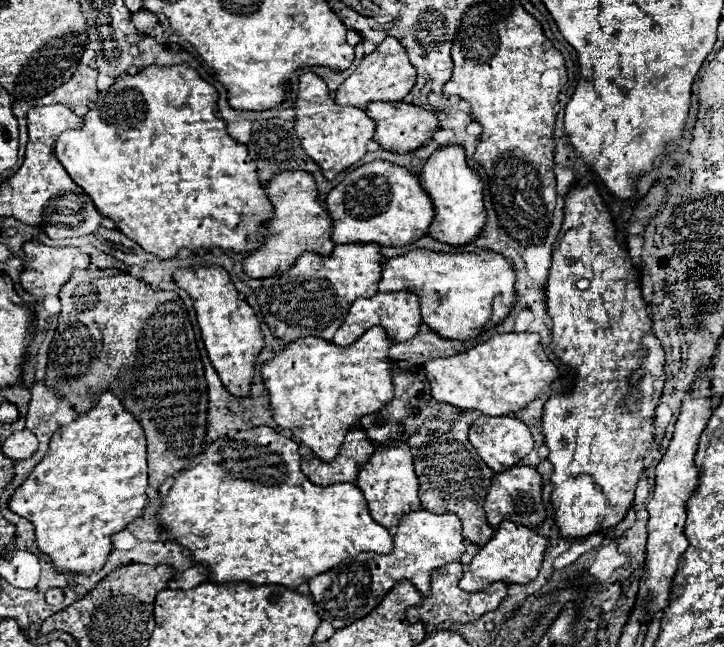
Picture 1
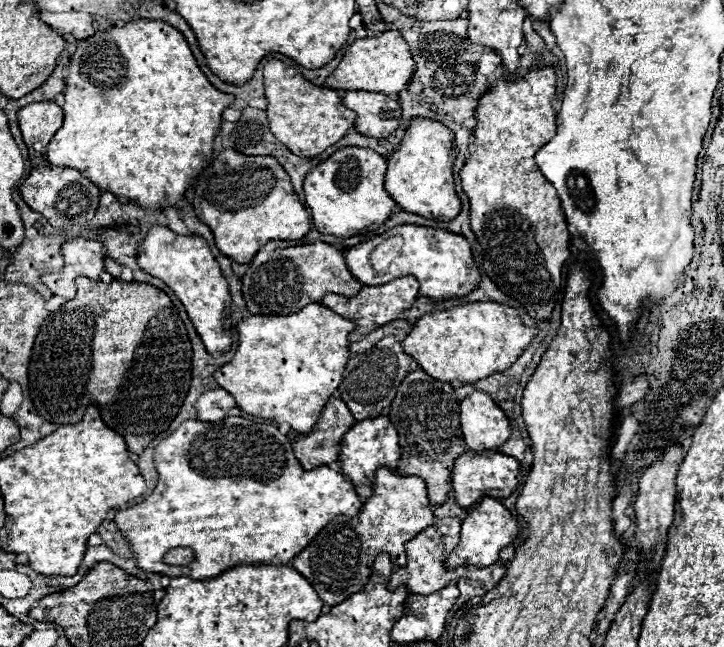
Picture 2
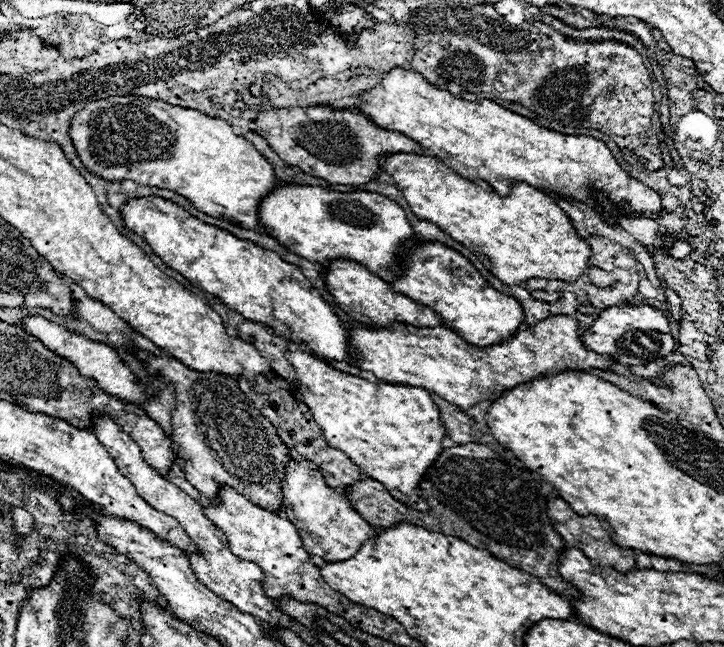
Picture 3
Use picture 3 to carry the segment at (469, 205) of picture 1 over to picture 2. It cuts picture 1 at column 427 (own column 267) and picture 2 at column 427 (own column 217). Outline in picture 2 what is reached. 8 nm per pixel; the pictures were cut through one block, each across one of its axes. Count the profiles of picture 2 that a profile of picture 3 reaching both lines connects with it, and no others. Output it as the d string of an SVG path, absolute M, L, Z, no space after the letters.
M414 118L406 128L400 146L388 158L386 192L406 212L420 214L424 218L452 220L460 214L460 198L454 190L454 160L454 134L440 122L428 118Z

